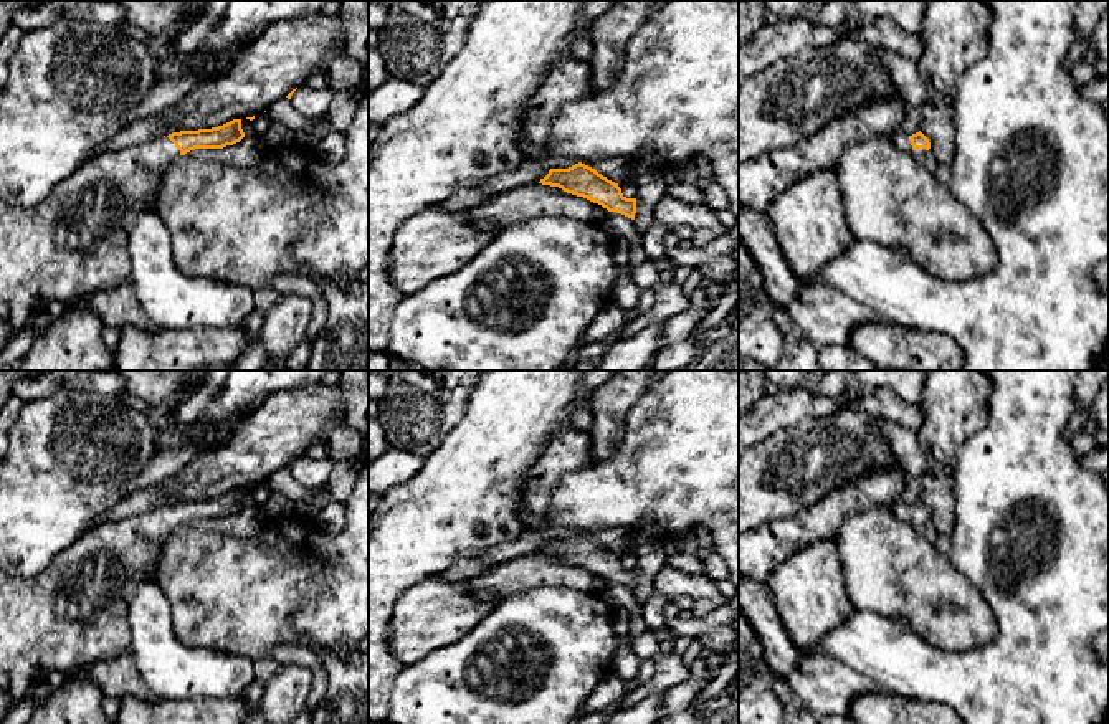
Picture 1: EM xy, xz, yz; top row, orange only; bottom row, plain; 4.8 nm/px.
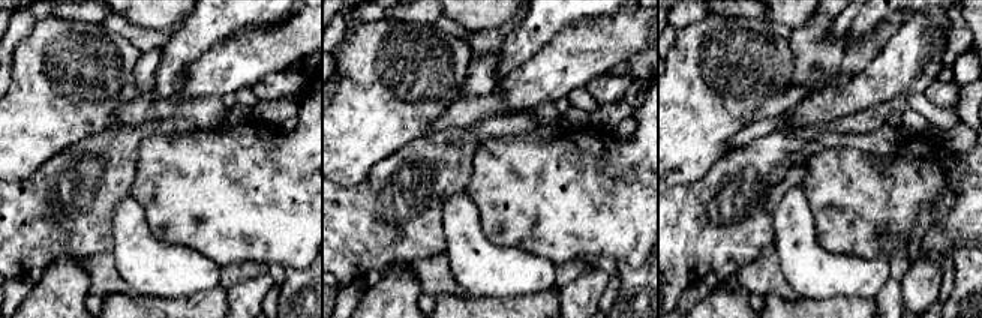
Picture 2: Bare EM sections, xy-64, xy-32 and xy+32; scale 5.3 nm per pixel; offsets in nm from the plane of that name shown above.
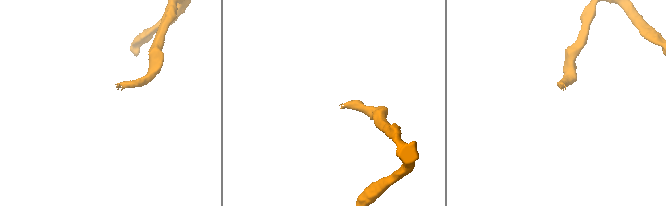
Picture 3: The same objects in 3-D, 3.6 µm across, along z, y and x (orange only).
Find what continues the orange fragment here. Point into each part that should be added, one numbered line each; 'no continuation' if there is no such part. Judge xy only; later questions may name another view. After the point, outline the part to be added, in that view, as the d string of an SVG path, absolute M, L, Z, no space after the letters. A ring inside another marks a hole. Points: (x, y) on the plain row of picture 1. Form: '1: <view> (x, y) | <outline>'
1: xy (73, 614) | M165 506L89 529L35 577L12 577L0 570L0 671L10 679L7 693L12 707L48 673L59 671L71 678L96 661L112 658L131 648L129 607L122 597L124 585L132 575L140 575L142 580L154 579L164 542L177 527L180 527L180 521Z

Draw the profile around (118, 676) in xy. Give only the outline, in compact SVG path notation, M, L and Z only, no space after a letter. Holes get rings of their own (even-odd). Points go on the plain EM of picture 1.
M122 651L112 658L96 661L88 669L88 678L101 688L104 696L121 699L132 696L150 699L150 691L140 678L132 653Z

